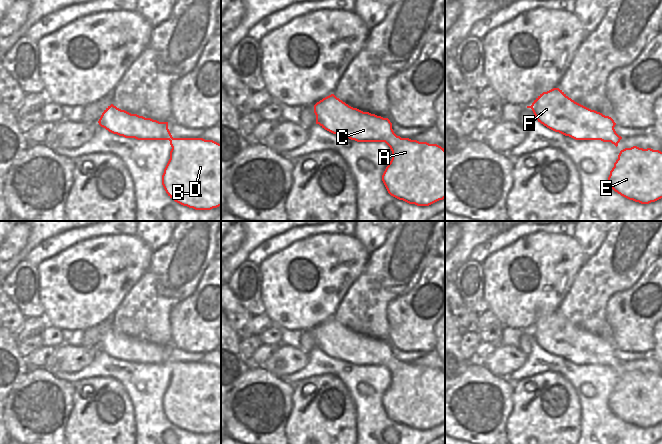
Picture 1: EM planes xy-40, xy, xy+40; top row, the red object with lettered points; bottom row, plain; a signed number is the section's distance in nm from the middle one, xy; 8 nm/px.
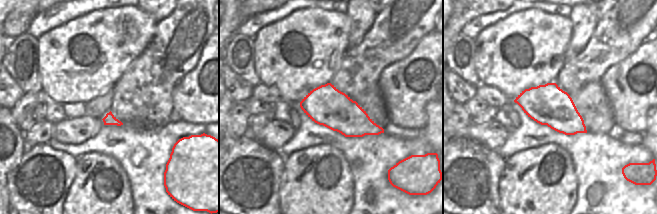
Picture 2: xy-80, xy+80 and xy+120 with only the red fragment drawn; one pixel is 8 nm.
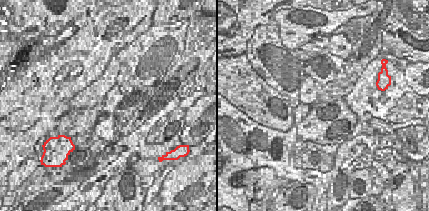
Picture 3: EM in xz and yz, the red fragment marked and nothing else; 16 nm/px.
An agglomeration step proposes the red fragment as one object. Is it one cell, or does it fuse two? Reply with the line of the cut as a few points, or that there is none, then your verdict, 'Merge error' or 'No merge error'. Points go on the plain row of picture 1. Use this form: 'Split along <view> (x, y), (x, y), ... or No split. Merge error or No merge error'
No split. No merge error

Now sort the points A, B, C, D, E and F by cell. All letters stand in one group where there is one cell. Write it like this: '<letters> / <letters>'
A B C D E F

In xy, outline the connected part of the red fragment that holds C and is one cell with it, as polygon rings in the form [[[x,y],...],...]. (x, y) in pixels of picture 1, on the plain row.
[[[334,318],[317,326],[314,329],[314,337],[316,339],[316,348],[319,348],[322,352],[333,358],[357,366],[385,366],[390,371],[392,383],[382,399],[382,405],[391,420],[417,430],[429,430],[445,422],[445,373],[441,370],[409,362],[401,362],[394,357],[392,347],[388,342],[353,332]]]

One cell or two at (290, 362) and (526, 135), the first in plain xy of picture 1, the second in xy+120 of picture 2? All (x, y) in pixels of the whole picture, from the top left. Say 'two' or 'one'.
two

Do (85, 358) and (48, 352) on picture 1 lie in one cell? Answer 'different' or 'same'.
different

